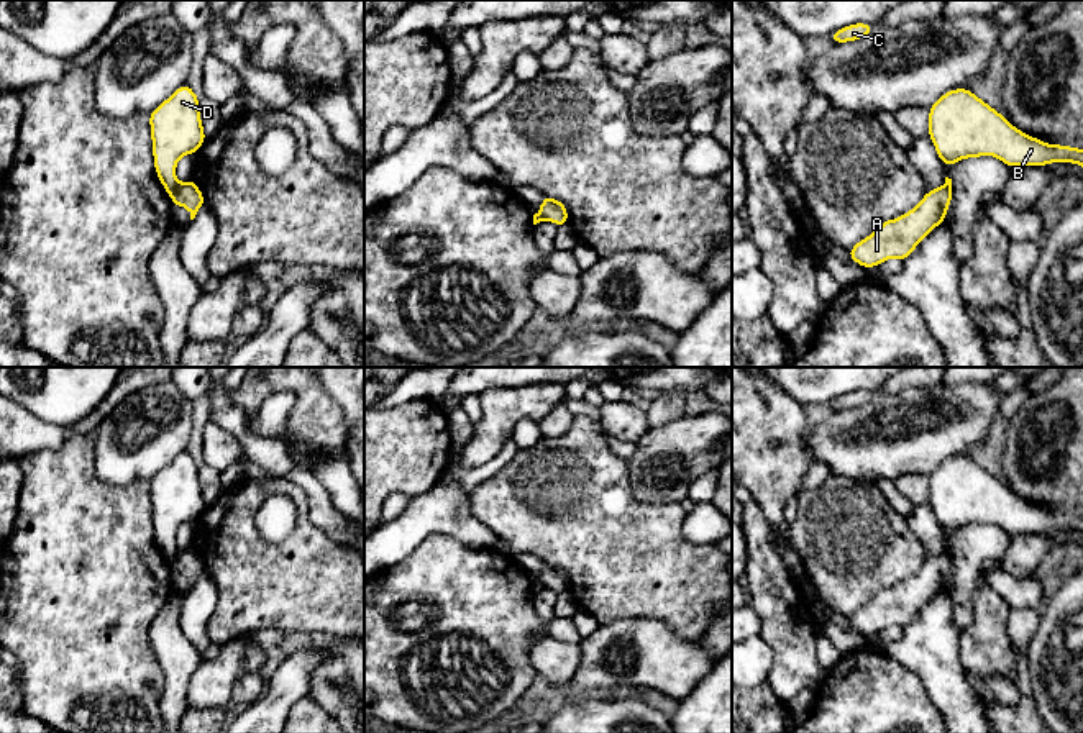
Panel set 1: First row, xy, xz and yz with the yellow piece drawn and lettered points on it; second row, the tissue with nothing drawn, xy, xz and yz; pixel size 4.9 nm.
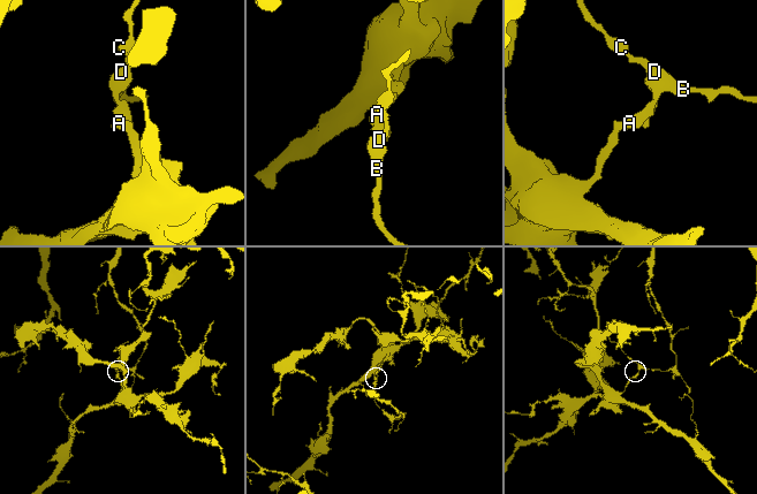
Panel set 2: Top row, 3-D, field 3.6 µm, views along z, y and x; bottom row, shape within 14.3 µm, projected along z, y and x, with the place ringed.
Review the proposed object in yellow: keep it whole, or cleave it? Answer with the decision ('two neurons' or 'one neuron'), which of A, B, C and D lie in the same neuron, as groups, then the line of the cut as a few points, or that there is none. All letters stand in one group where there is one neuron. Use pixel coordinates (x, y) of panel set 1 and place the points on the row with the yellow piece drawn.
two neurons | A / B C D | xy (179, 184), (169, 194)

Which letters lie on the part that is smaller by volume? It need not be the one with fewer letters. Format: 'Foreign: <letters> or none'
Foreign: B, C, D

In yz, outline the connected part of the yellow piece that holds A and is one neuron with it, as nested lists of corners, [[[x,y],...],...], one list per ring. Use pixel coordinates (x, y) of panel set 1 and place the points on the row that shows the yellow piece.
[[[945,184],[925,192],[922,200],[902,216],[883,221],[868,238],[848,253],[853,262],[870,269],[891,257],[906,261],[916,246],[939,225],[952,202],[952,189]]]

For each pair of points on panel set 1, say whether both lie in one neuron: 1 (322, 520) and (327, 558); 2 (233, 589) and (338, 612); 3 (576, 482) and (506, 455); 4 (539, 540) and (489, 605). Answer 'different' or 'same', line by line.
1: different
2: same
3: different
4: different

